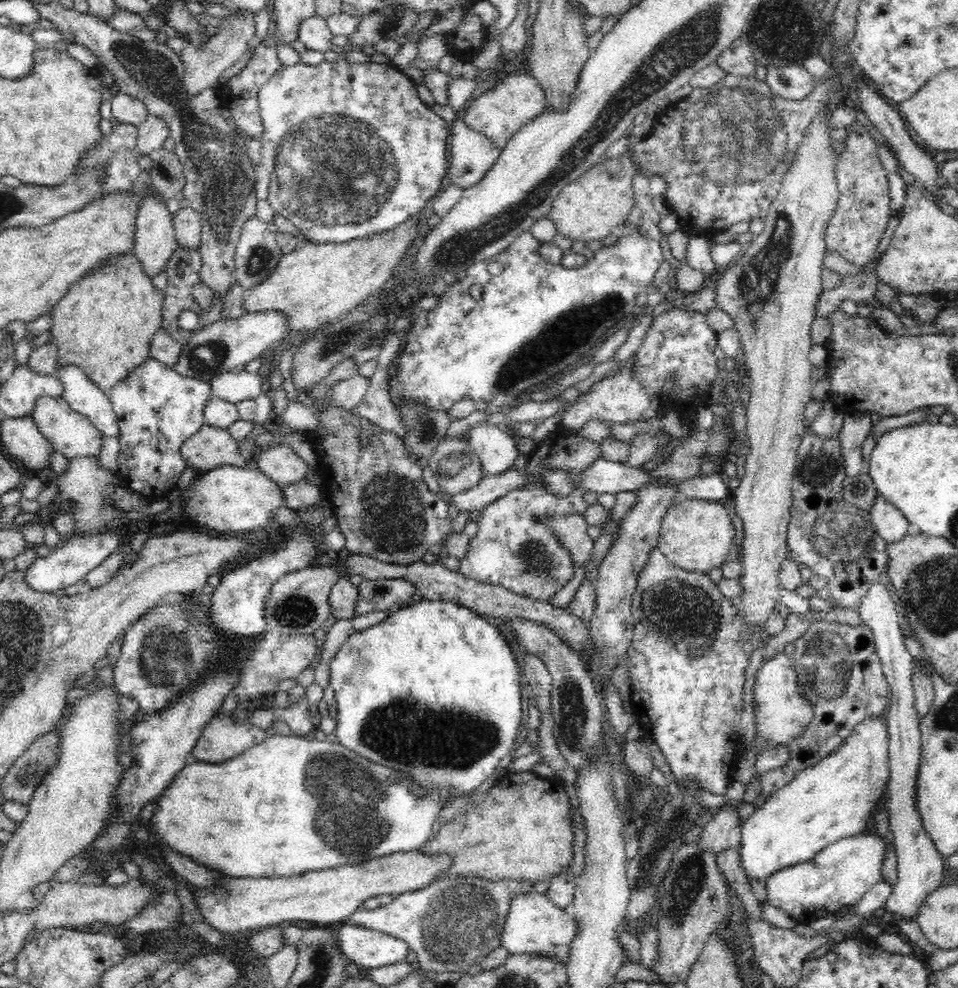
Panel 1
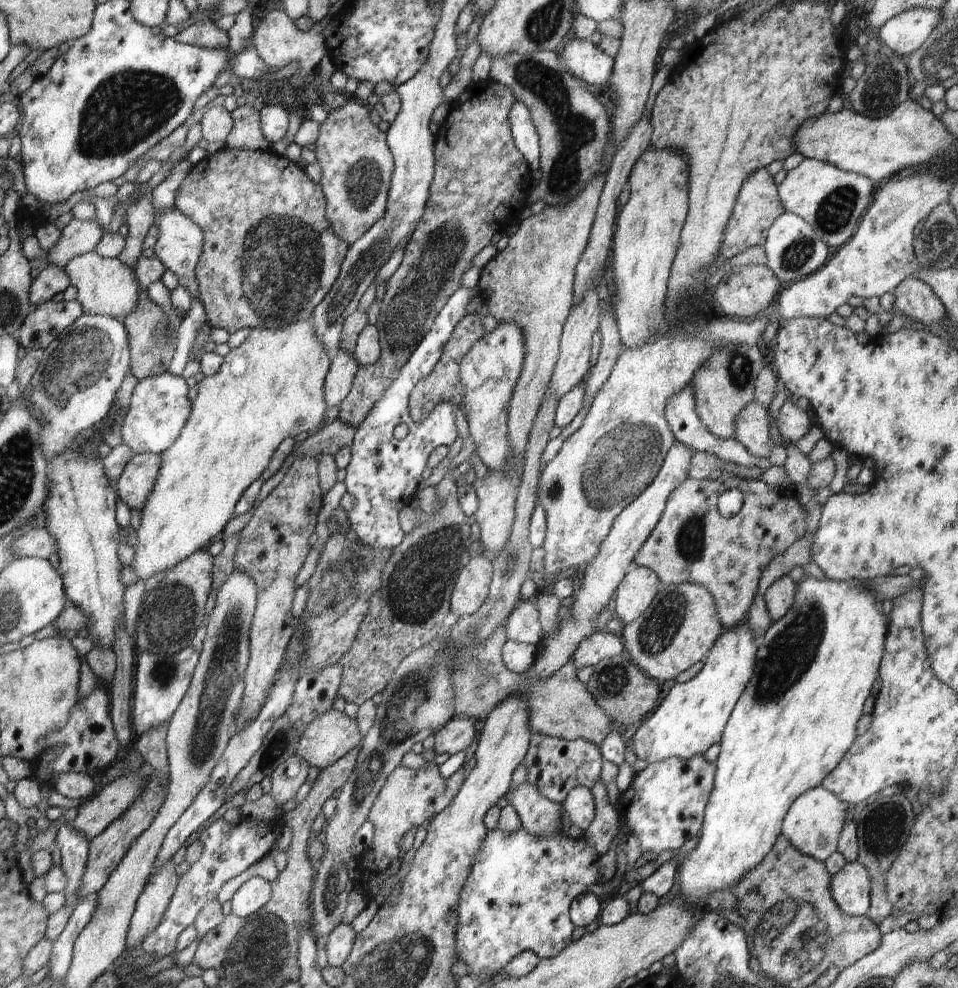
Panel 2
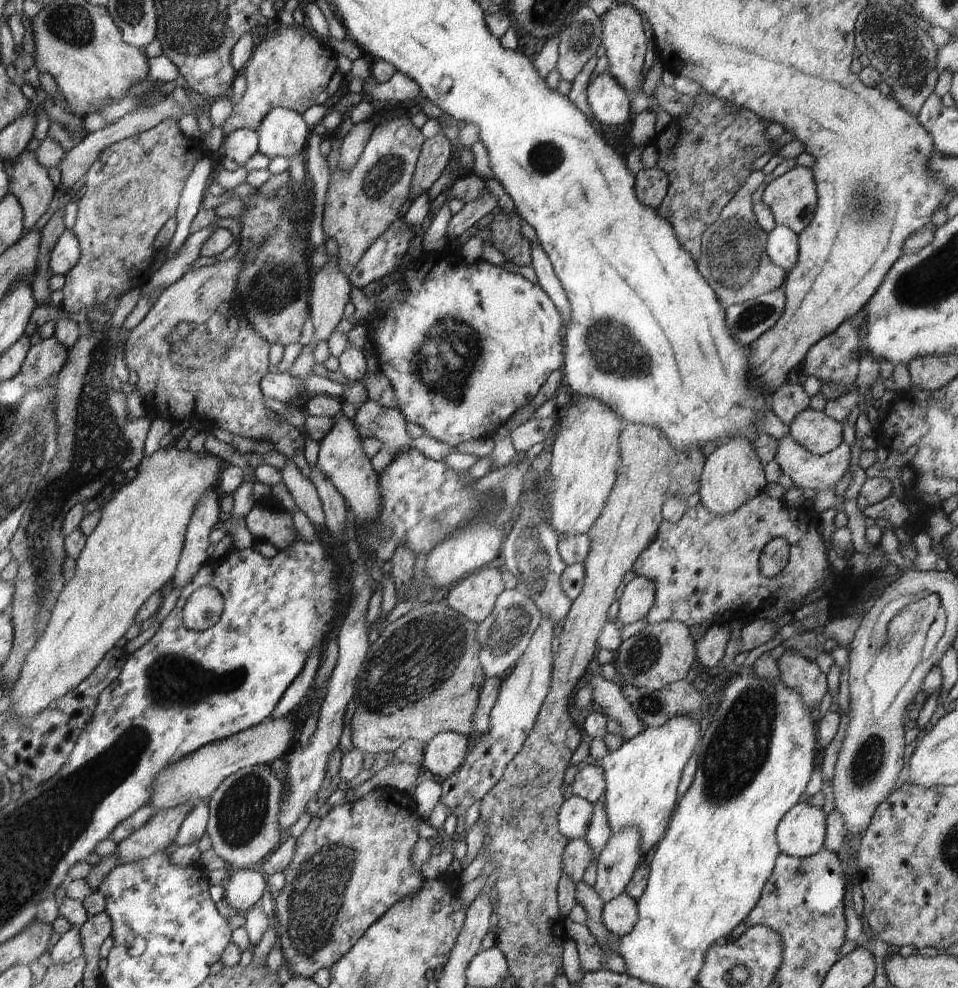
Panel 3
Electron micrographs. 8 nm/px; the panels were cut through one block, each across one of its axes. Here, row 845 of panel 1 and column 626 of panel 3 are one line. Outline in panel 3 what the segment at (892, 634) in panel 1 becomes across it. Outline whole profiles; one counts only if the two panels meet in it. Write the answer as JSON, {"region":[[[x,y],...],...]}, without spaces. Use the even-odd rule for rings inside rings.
{"region":[[[625,893],[603,904],[601,918],[604,927],[616,938],[628,935],[638,921],[637,900]]]}

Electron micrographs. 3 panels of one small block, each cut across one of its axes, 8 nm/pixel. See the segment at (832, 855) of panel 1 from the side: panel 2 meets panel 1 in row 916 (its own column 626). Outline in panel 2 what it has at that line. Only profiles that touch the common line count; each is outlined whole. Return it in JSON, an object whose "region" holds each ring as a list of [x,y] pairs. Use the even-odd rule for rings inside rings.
{"region":[[[704,755],[696,756],[690,760],[680,758],[668,758],[662,762],[649,764],[642,772],[635,773],[628,781],[630,787],[620,794],[618,799],[619,822],[624,825],[628,835],[635,835],[640,842],[642,852],[654,852],[659,854],[666,850],[678,850],[688,840],[699,835],[705,809],[708,805],[712,788],[714,788],[714,772],[716,766],[708,762]]]}

